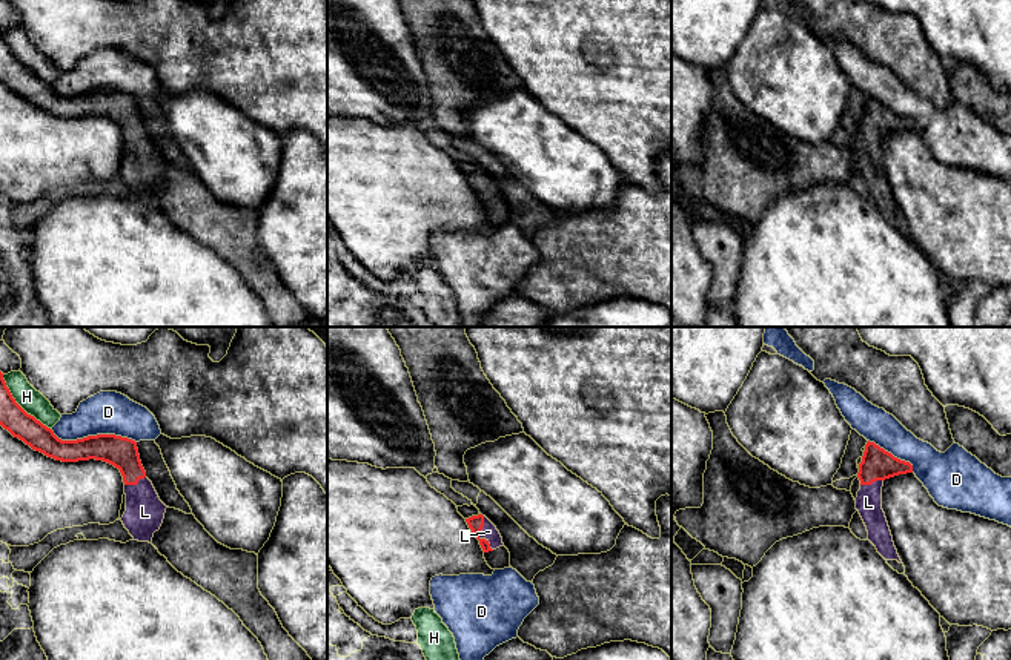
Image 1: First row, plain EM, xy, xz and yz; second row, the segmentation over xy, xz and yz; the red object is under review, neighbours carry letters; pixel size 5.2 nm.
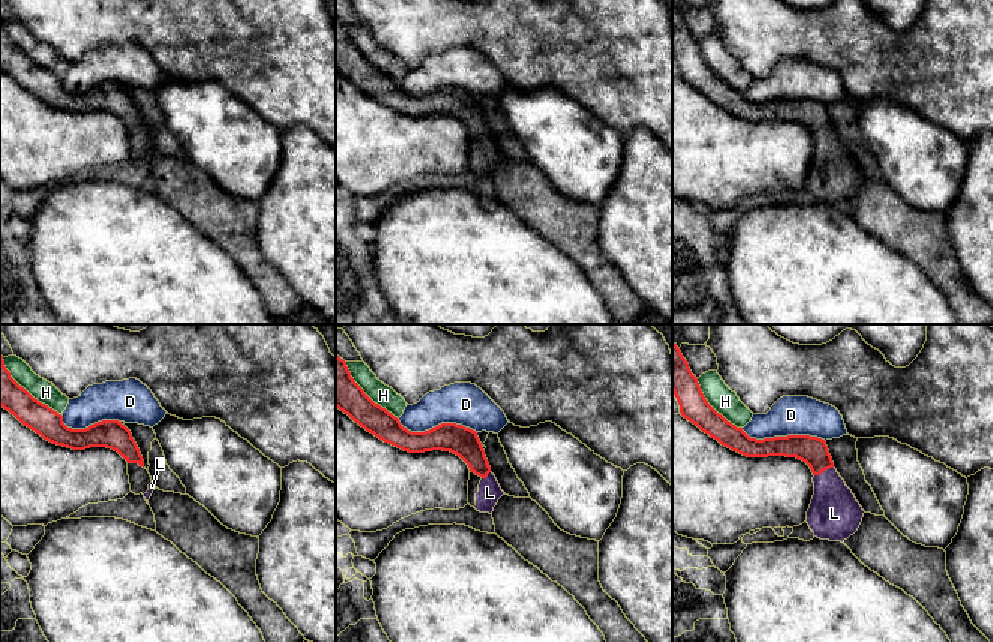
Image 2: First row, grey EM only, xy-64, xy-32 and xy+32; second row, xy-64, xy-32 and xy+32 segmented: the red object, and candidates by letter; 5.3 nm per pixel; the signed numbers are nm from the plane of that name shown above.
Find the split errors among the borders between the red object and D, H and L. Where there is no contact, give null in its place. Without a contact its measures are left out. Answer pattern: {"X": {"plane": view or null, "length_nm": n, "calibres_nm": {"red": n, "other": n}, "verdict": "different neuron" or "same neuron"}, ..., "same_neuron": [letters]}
{"D": {"plane": "xy", "length_nm": 460, "calibres_nm": {"red": 160, "other": 220}, "verdict": "different neuron"}, "H": {"plane": "xy", "length_nm": 400, "calibres_nm": {"red": 140, "other": 120}, "verdict": "different neuron"}, "L": {"plane": "xz", "length_nm": 190, "calibres_nm": {"red": 80, "other": 90}, "verdict": "same neuron"}, "same_neuron": ["L"]}

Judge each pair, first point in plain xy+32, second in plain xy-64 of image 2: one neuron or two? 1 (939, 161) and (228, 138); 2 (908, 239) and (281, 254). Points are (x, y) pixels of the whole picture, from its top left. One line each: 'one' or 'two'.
1: one
2: two

